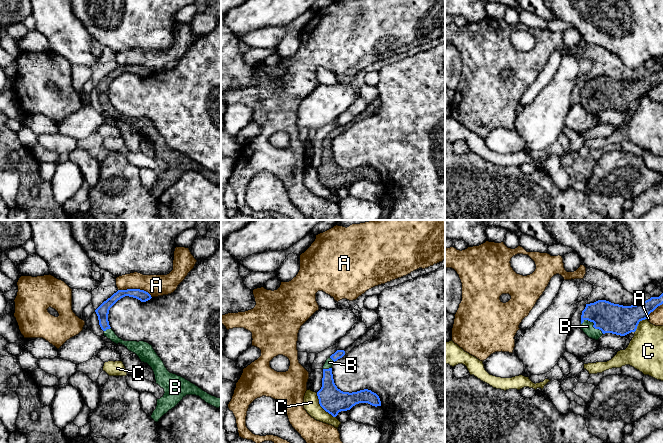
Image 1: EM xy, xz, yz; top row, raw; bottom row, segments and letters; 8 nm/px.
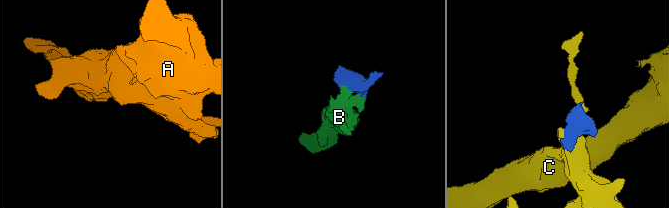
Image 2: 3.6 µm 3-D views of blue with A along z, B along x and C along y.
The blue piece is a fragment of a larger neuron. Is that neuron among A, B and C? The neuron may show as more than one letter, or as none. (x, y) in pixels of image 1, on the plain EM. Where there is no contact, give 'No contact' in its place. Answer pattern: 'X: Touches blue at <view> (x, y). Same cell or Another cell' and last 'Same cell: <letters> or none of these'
A: Touches blue at xy (135, 65). Another cell
B: Touches blue at yz (594, 100). Same cell
C: Touches blue at xz (322, 183). Another cell
Same cell: B

